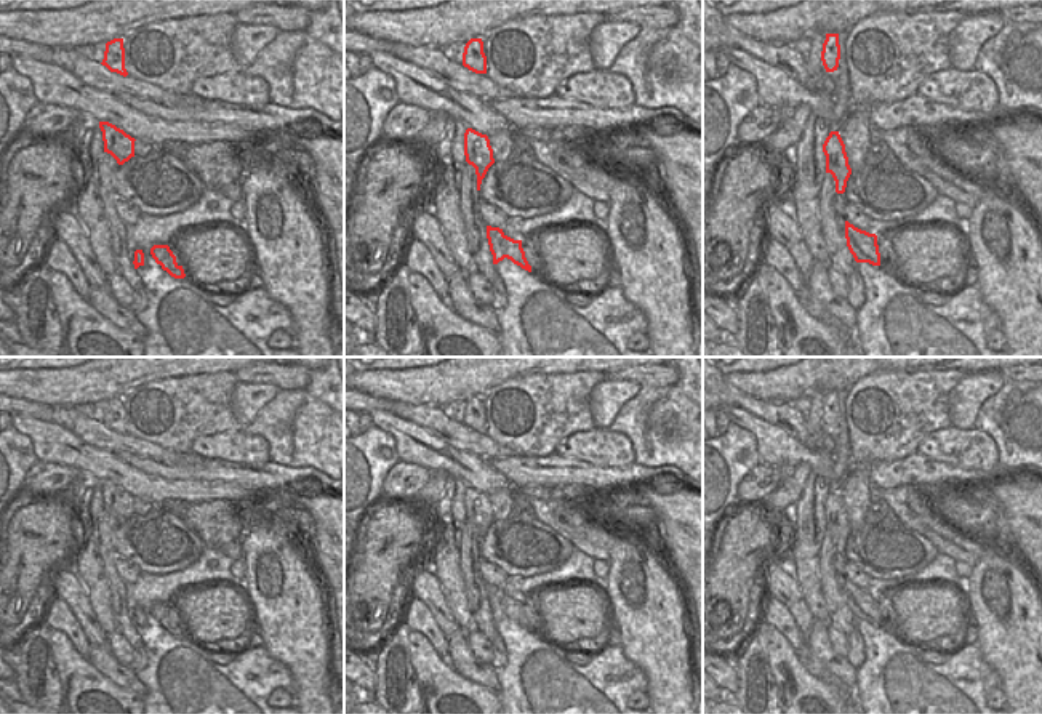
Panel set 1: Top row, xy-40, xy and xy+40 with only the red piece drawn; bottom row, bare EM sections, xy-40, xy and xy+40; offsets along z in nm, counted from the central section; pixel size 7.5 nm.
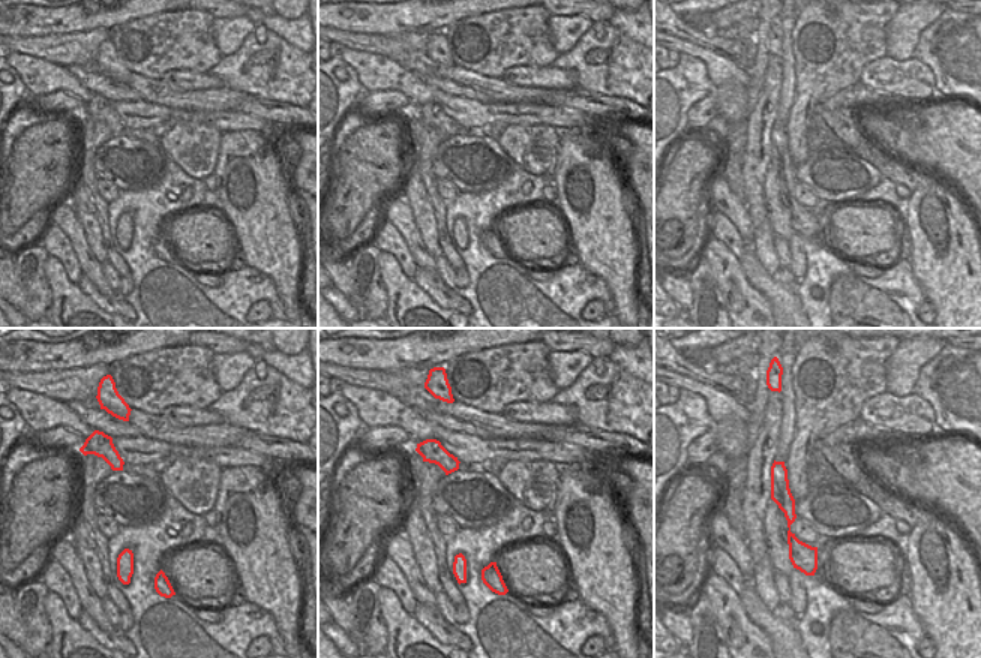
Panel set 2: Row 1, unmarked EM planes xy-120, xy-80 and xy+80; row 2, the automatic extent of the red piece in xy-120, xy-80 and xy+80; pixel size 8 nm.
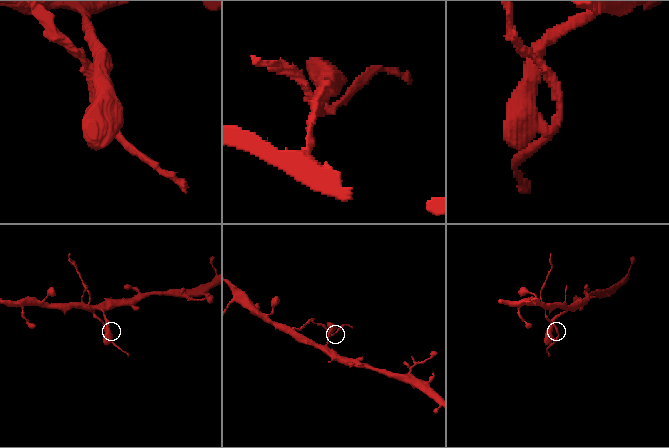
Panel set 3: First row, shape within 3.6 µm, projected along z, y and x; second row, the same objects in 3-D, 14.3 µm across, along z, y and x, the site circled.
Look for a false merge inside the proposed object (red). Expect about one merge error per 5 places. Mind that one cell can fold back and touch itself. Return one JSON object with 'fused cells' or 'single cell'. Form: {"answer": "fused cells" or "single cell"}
{"answer": "fused cells"}

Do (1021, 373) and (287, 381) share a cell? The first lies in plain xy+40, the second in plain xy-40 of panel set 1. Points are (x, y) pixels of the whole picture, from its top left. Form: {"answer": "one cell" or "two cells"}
{"answer": "one cell"}

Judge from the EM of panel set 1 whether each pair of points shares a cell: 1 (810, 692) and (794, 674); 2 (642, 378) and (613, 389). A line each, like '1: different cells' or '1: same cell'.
1: same cell
2: different cells

